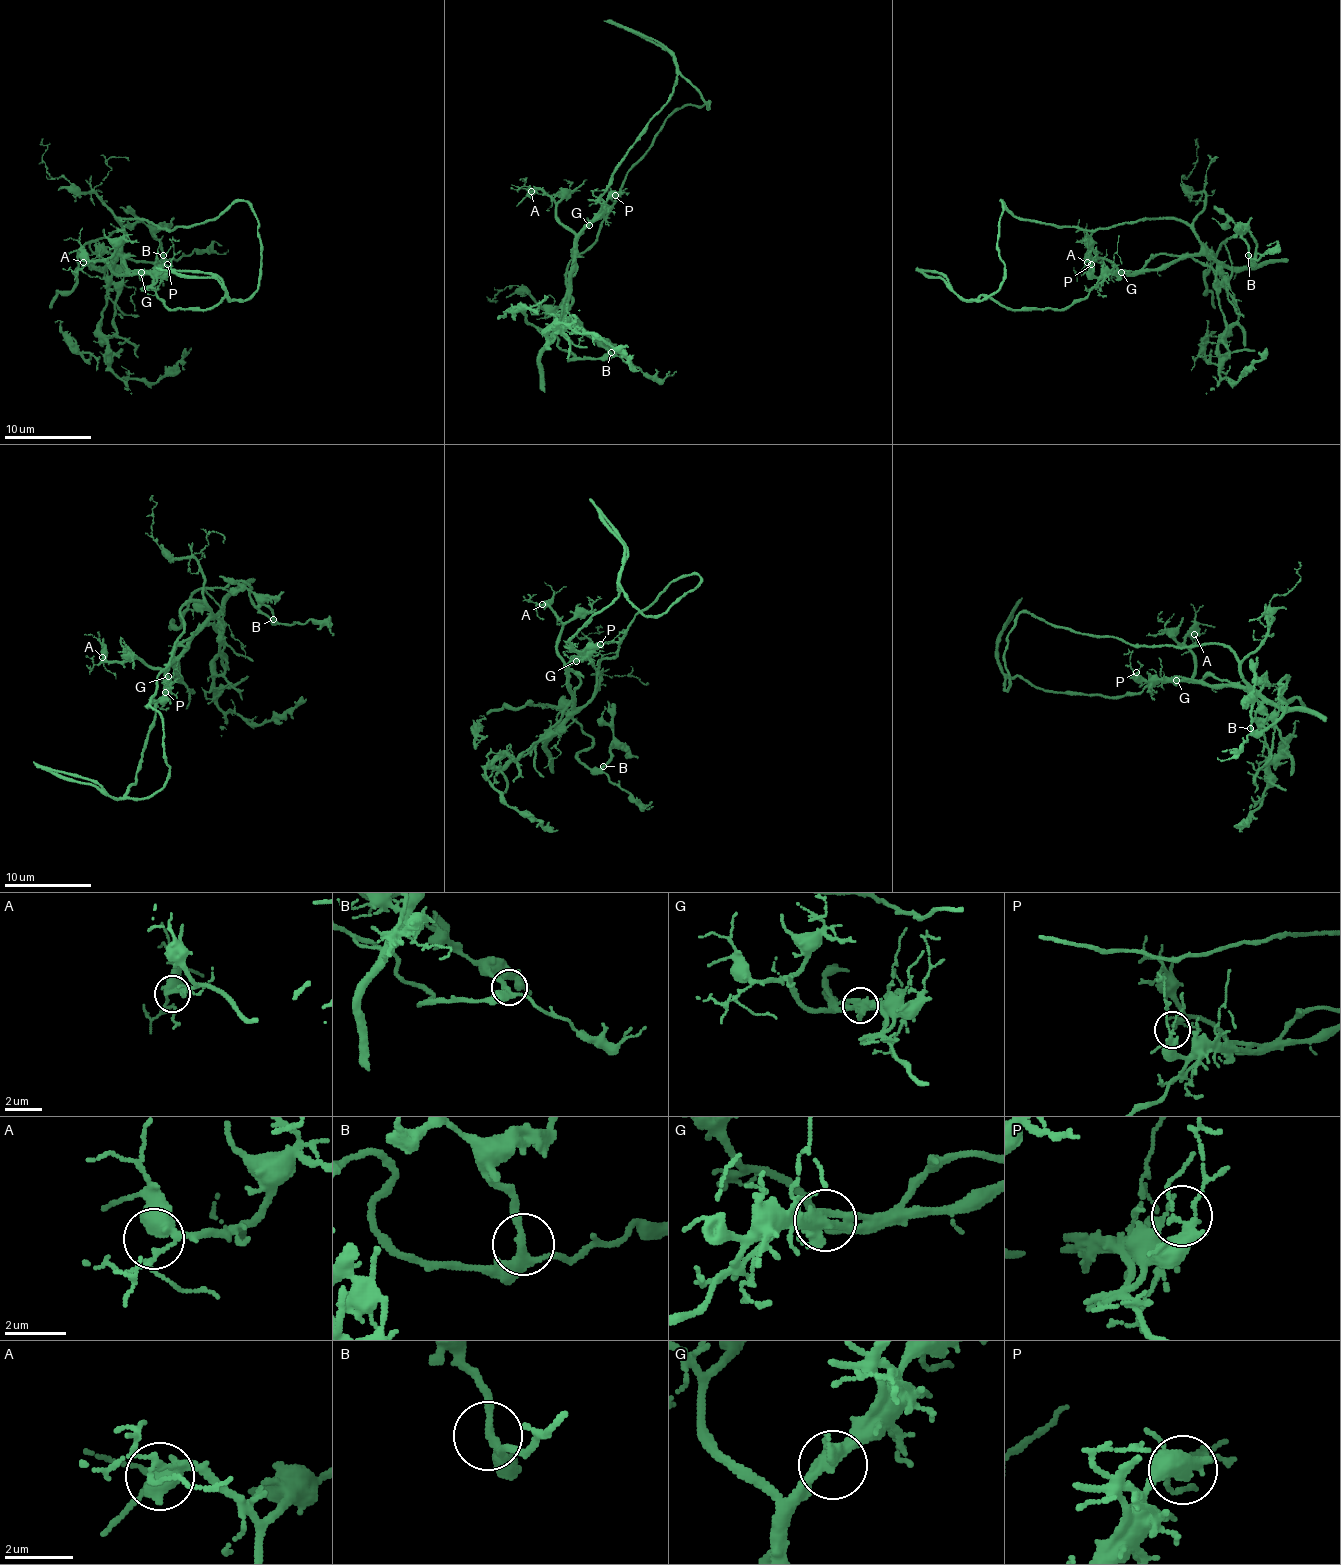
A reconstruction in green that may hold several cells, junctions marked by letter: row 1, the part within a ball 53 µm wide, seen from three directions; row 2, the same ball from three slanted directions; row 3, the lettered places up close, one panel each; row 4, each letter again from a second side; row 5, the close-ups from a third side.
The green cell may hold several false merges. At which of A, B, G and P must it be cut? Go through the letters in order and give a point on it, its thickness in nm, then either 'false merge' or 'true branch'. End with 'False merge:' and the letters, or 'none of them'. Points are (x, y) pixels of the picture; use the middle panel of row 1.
A: at (531, 191); 360 nm thick; true branch
B: at (611, 352); 240 nm thick; true branch
G: at (589, 225); 440 nm thick; false merge
P: at (615, 195); 240 nm thick; true branch
False merge: G

